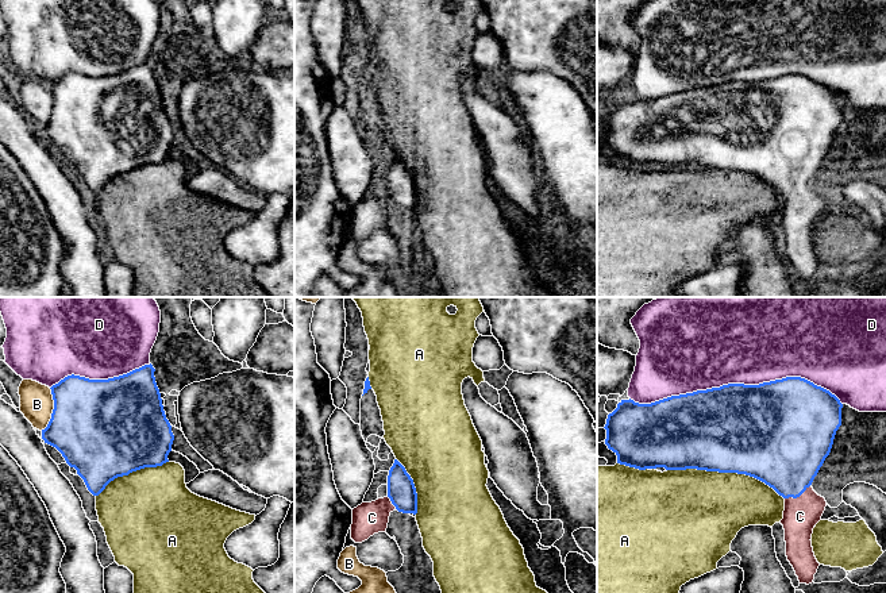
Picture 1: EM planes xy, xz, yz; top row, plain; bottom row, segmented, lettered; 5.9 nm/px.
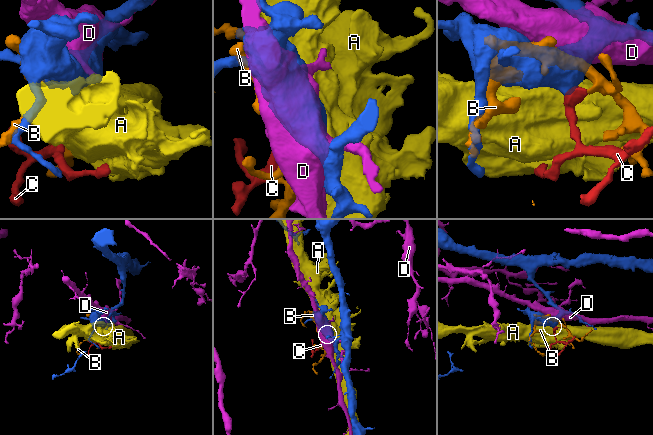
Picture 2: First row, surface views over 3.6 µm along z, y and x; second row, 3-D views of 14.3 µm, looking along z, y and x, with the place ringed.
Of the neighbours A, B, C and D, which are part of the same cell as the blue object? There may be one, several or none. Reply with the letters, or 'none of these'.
C

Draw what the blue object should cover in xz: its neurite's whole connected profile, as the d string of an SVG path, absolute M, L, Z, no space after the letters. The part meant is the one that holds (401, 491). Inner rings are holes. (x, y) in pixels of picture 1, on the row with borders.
M394 459L388 475L388 496L362 502L353 509L351 539L362 543L378 532L386 532L393 511L417 513L417 493L405 467Z

